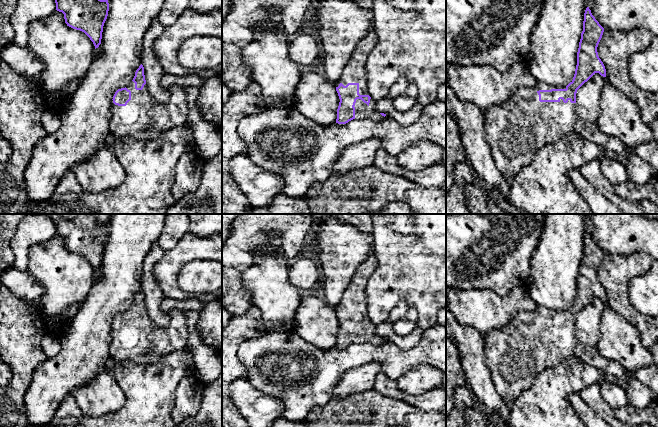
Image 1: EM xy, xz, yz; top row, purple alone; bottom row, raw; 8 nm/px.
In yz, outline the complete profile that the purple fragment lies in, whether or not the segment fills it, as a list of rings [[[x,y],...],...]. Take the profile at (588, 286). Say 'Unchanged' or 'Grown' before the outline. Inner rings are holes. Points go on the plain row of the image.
Grown. [[[587,231],[573,304],[567,310],[538,305],[535,310],[515,313],[506,326],[482,336],[491,379],[507,404],[530,388],[537,374],[574,355],[577,314],[595,297],[606,301],[597,276],[603,256]]]

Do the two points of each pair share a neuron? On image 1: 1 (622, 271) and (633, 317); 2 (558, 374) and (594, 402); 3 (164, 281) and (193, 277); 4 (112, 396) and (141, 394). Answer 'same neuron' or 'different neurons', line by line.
1: same neuron
2: different neurons
3: different neurons
4: different neurons

